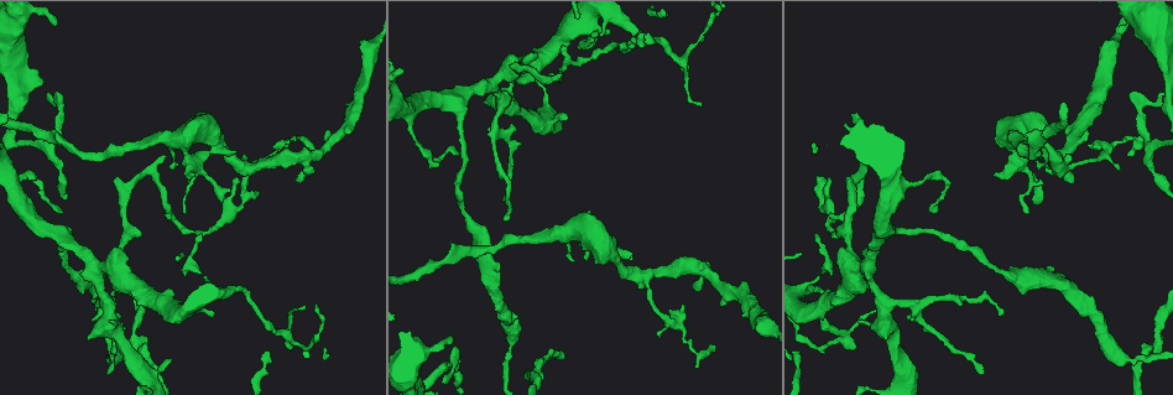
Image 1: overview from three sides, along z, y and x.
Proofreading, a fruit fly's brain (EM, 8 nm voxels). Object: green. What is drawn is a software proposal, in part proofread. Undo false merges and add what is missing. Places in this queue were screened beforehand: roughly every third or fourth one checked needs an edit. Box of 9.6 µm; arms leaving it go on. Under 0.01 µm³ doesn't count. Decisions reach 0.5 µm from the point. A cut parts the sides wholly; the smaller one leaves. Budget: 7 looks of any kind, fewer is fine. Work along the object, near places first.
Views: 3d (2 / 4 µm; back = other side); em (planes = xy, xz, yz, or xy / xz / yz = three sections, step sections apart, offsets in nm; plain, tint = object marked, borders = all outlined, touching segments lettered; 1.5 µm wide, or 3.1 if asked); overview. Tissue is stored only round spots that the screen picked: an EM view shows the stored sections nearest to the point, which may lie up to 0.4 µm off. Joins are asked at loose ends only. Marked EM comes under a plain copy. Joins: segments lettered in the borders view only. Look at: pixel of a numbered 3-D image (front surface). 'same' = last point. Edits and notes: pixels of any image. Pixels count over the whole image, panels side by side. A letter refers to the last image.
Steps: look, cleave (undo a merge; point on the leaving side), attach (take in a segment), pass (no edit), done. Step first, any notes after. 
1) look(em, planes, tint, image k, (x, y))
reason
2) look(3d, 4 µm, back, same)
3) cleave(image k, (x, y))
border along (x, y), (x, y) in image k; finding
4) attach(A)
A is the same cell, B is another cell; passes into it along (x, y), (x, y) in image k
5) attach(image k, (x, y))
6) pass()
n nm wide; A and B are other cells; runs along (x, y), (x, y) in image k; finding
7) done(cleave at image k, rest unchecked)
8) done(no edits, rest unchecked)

look(3d, 4 µm, image 1, (804, 292))
sharp bend

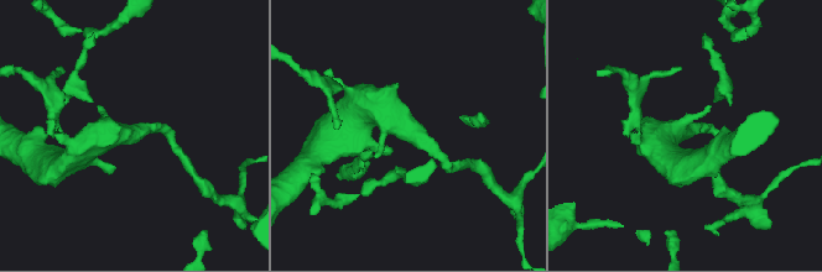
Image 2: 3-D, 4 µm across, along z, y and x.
look(em, yz, step 8, tint, image 2, (138, 130))
need the tissue

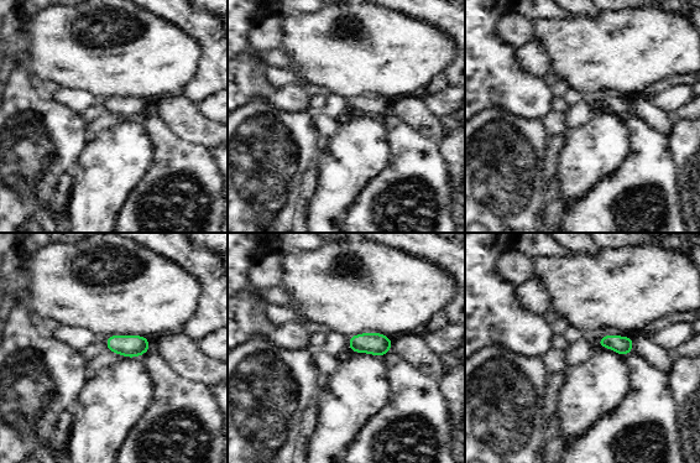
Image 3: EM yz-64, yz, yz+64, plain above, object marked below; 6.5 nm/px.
look(em, xz, step 8, borders, same)

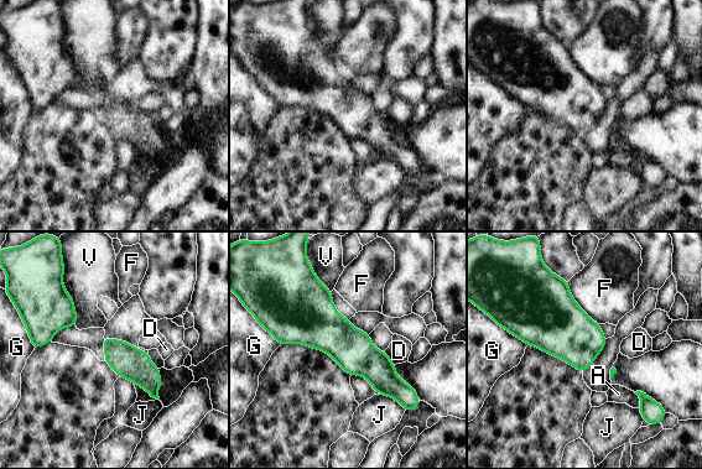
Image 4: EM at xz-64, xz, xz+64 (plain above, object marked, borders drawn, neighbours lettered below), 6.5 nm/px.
pass()
V touches over 380 nm; A, D, F, G, J and V are other cells; runs along (272, 326), (320, 326), (404, 387) in image 4; all the same cell

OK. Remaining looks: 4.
look(em, xy, step 4, borders, image 1, (841, 236))
branch stops here

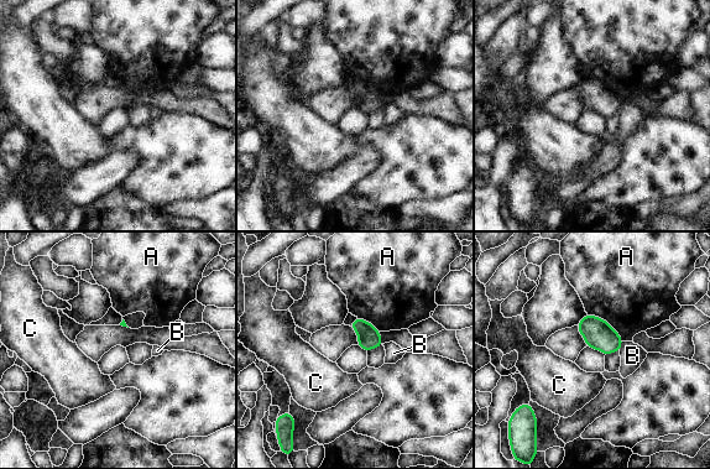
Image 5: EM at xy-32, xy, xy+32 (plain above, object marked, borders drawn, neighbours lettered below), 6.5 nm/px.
pass()
A, B and C are other cells; no lettered segment goes on from it

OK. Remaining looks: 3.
look(em, planes, borders, image 1, (698, 103))
thin end

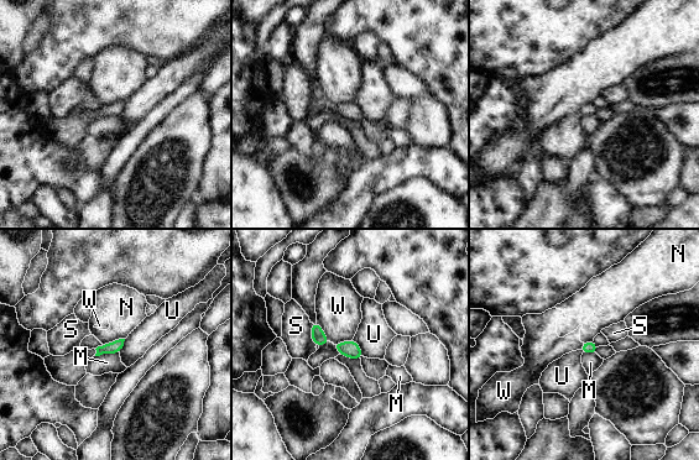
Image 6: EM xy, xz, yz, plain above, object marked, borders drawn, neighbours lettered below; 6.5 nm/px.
pass()
80 nm wide; M, N, S, U and W are other cells; runs along (314, 325), (327, 341), (359, 355) in image 6; no lettered segment goes on from it

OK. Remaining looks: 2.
done(no edits, rest unchecked)

